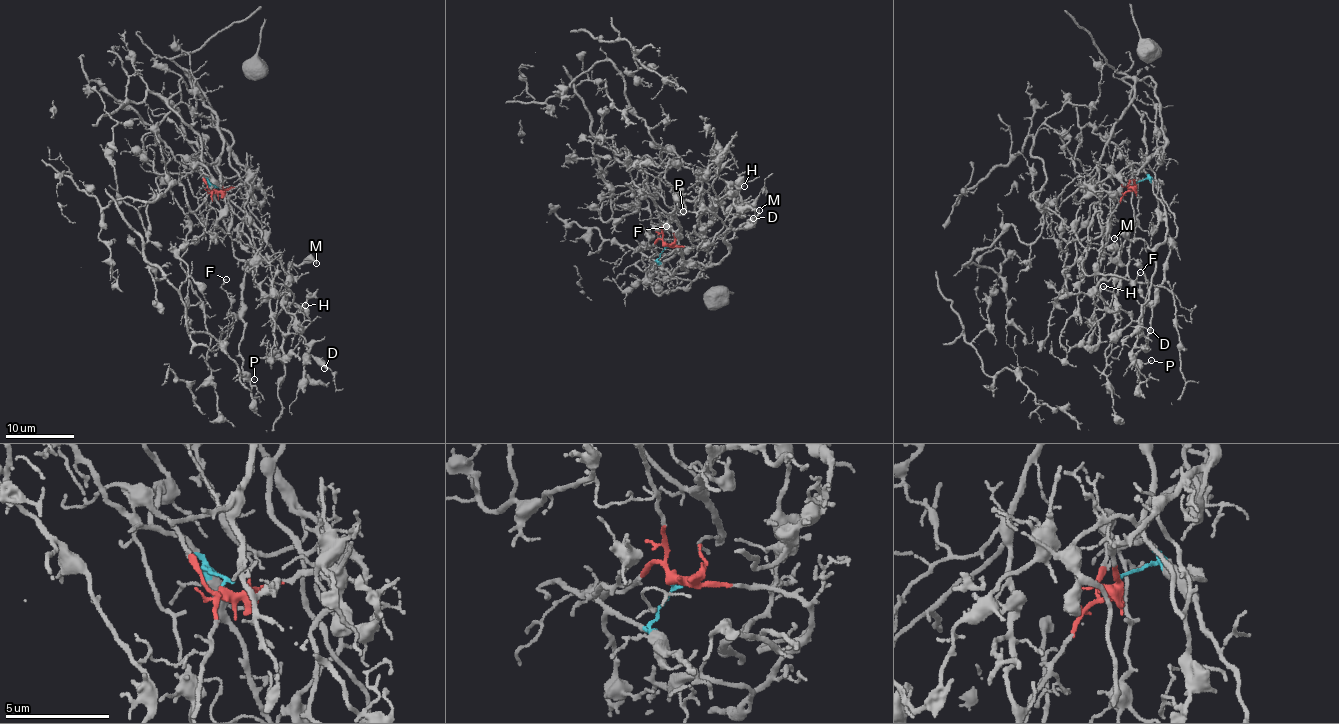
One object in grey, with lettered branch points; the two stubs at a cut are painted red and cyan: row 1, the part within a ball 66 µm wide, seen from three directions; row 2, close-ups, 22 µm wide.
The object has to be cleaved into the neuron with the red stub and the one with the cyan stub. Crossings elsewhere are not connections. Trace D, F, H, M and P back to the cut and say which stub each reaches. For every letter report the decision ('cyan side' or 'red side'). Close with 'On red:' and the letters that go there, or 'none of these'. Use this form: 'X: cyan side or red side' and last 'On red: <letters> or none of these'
D: red side
F: cyan side
H: red side
M: red side
P: cyan side
On red: D, H, M

